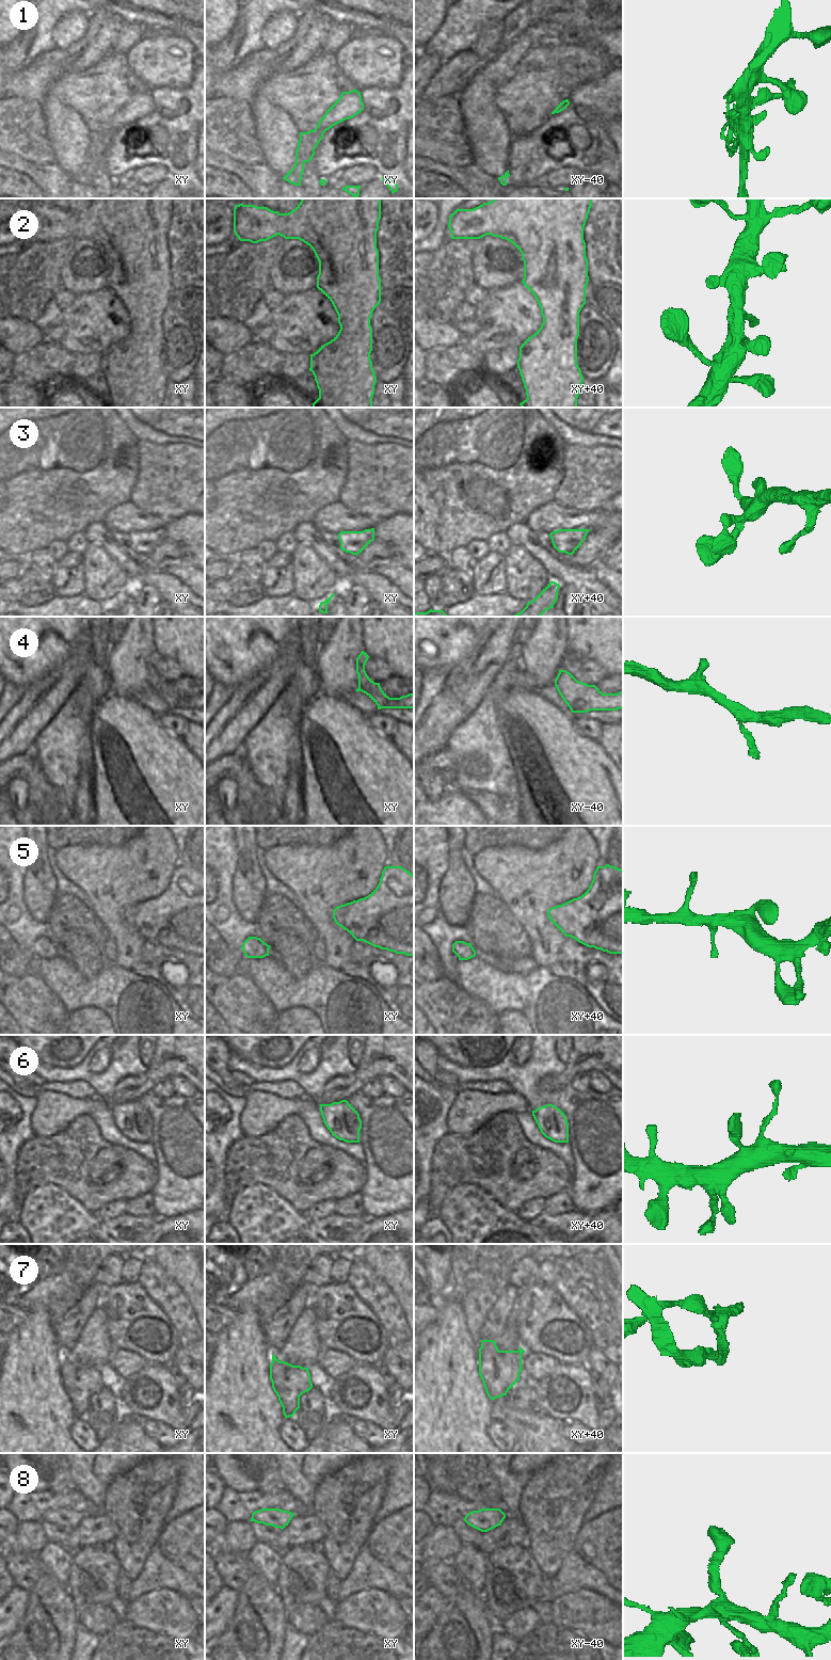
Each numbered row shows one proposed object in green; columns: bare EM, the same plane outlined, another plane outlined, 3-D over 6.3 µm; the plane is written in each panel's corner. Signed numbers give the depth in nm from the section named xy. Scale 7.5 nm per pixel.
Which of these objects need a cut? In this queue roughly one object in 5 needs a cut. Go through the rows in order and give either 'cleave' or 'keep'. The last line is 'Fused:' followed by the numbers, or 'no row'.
1: keep
2: keep
3: keep
4: keep
5: keep
6: keep
7: keep
8: keep
Fused: no row

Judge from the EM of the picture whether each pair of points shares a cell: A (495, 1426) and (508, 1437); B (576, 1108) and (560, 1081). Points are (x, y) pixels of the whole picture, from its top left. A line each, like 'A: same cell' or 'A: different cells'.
A: same cell
B: different cells

